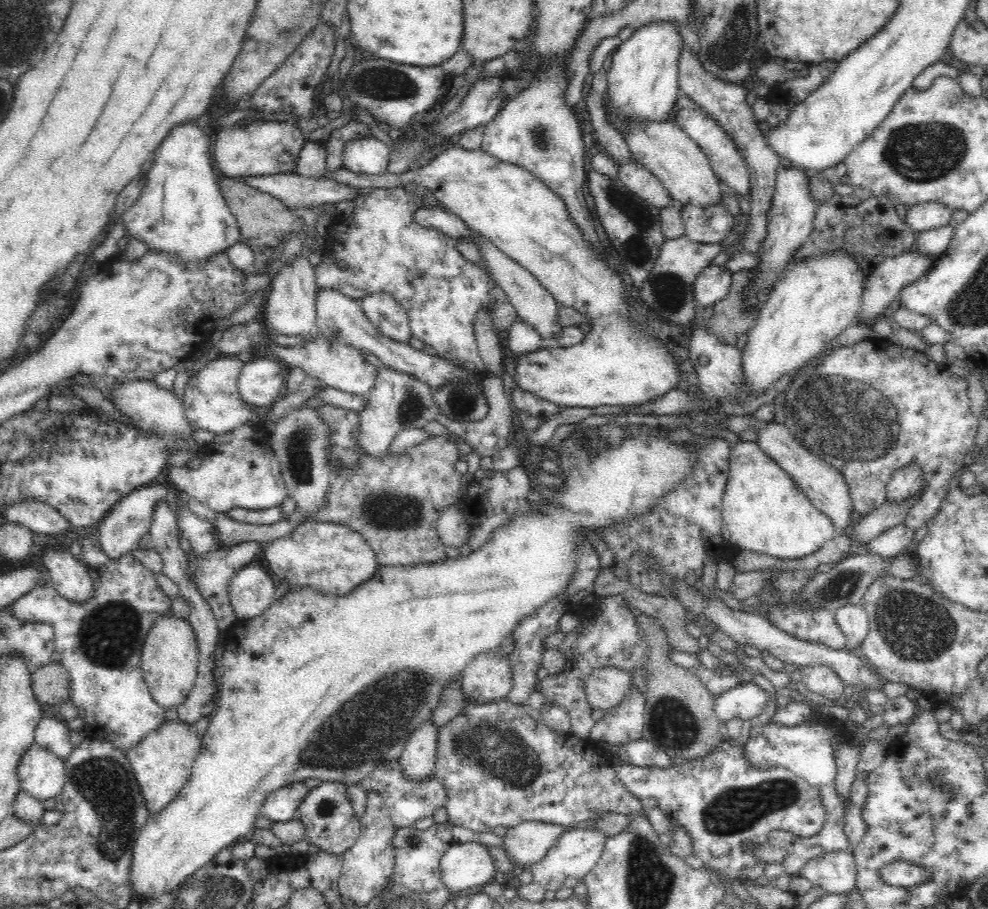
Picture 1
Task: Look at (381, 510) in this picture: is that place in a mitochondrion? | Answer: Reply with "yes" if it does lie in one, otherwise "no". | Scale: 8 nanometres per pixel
yes

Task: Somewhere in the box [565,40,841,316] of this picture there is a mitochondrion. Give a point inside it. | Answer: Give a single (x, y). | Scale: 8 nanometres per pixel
(639, 250)

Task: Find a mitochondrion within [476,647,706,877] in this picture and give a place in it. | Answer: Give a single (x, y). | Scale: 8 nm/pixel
(672, 723)

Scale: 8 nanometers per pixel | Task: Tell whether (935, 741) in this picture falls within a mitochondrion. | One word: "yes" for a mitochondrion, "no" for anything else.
no

